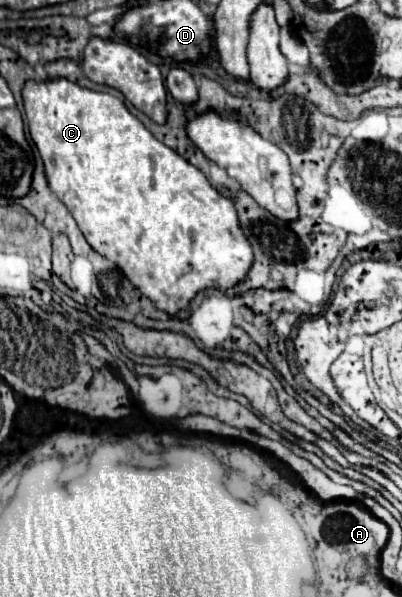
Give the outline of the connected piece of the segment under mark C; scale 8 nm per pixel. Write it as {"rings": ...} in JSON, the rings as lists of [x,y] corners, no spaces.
{"rings":[[[48,78],[44,82],[36,82],[36,80],[26,80],[24,88],[22,88],[22,100],[24,100],[24,110],[26,110],[26,120],[28,120],[28,130],[30,136],[42,156],[44,162],[44,172],[48,178],[48,186],[52,188],[52,192],[66,204],[66,208],[70,210],[70,214],[74,216],[74,220],[78,222],[86,242],[102,256],[106,256],[110,262],[114,262],[128,278],[130,282],[144,294],[148,296],[156,308],[168,312],[168,314],[176,314],[180,308],[186,308],[190,304],[190,300],[194,298],[194,294],[202,288],[218,288],[218,290],[228,290],[230,286],[234,286],[236,282],[240,282],[248,268],[252,266],[252,248],[246,242],[244,232],[238,226],[238,218],[236,218],[236,208],[232,204],[230,198],[218,194],[208,178],[190,162],[186,162],[182,156],[178,156],[174,150],[170,150],[168,146],[164,146],[160,140],[156,140],[146,128],[144,124],[132,116],[128,112],[128,108],[124,106],[124,102],[112,94],[106,92],[94,92],[94,90],[86,90],[82,86],[78,86],[76,82],[70,82],[68,78]]]}

